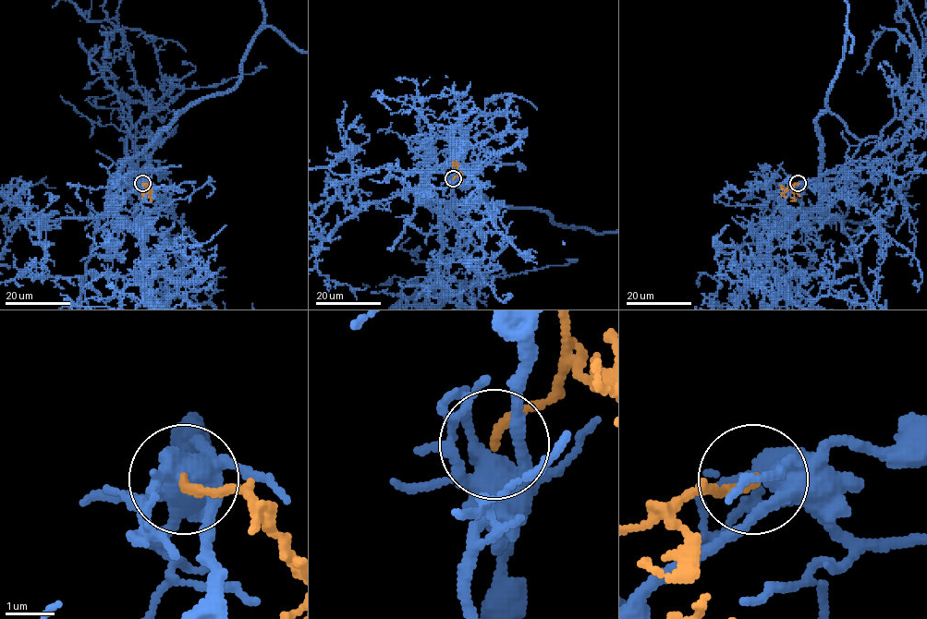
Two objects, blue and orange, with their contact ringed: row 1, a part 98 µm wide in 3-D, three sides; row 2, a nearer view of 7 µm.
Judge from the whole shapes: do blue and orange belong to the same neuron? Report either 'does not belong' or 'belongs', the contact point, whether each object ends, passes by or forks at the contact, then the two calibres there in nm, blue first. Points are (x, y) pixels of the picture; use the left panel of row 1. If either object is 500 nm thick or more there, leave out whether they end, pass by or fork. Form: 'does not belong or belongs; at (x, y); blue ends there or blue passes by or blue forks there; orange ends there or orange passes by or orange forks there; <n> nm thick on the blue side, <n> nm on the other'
belongs; at (142, 183); blue forks there; orange ends there; 400 nm thick on the blue side, 180 nm on the other

